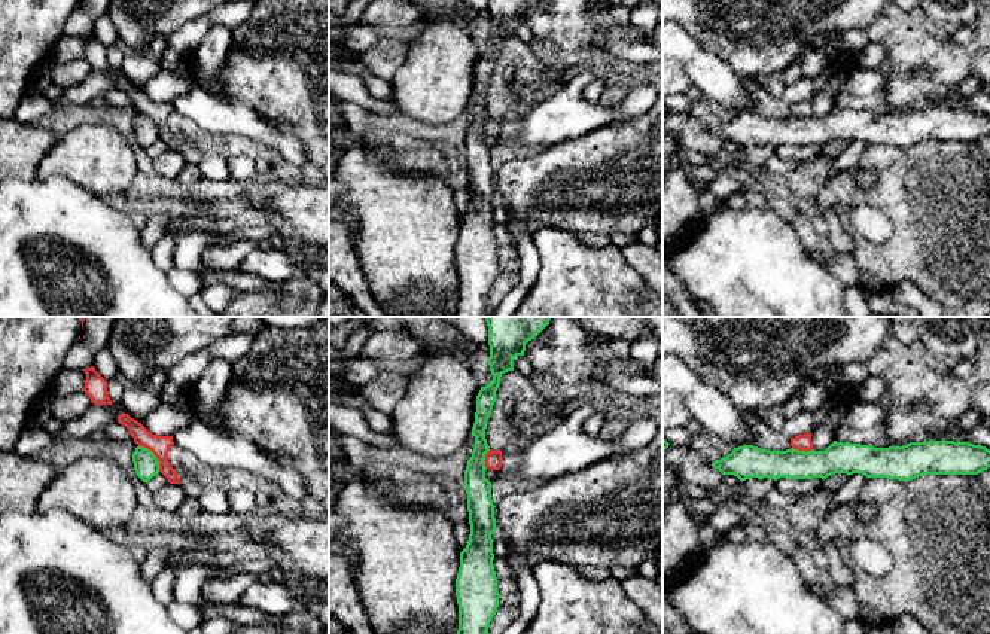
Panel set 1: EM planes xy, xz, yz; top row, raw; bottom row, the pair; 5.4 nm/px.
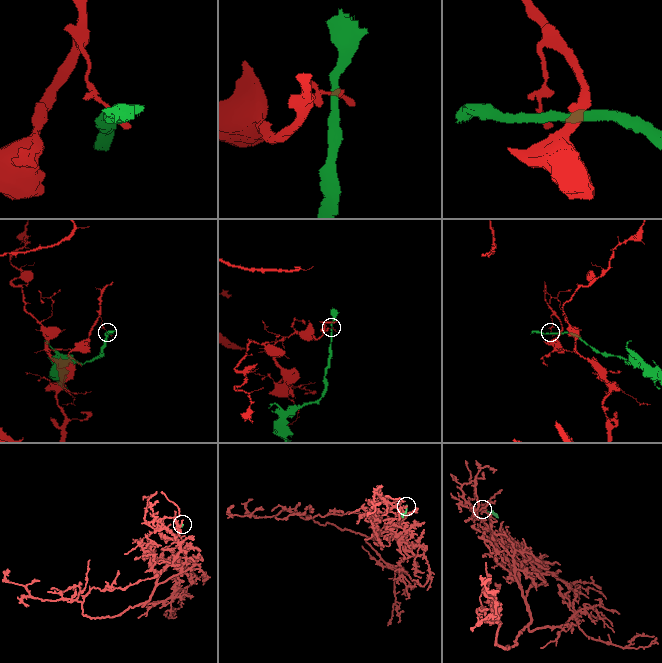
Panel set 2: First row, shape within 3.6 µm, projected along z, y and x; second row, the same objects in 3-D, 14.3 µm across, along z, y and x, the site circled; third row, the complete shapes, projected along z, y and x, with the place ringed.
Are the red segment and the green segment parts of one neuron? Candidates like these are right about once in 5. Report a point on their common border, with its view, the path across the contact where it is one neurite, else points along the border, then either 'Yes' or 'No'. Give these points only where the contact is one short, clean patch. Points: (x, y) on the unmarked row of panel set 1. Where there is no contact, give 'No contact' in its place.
Touches red at xy (155, 122). Boundary: xy (139, 112), (154, 121), (160, 137). No

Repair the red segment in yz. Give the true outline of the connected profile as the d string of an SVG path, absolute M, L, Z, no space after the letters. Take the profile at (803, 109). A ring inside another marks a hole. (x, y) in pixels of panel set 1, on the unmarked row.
M811 100L798 101L791 104L791 113L798 118L813 118Z

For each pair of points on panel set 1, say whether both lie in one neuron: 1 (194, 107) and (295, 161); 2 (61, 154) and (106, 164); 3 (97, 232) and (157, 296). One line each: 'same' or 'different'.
1: same
2: same
3: same

